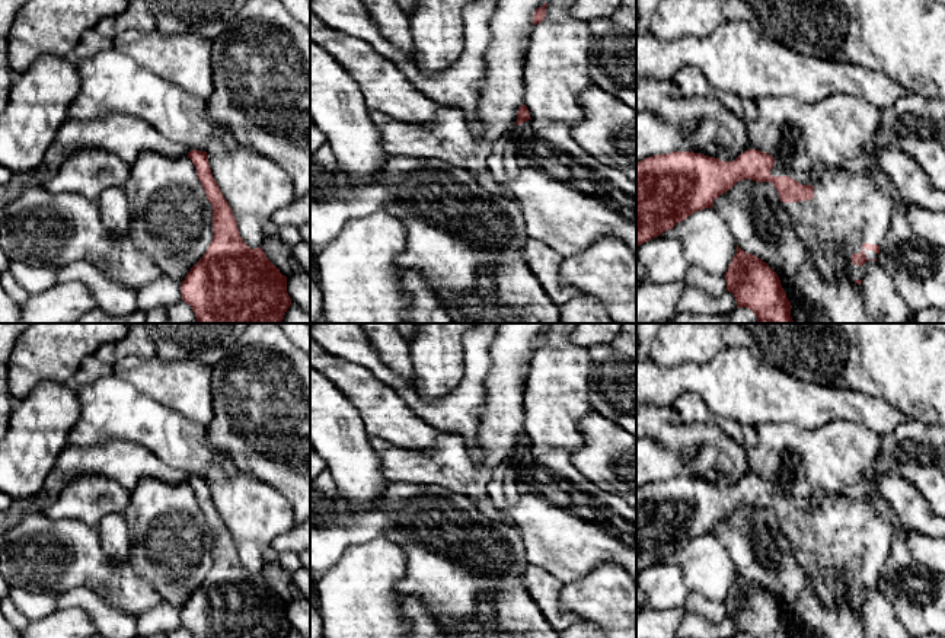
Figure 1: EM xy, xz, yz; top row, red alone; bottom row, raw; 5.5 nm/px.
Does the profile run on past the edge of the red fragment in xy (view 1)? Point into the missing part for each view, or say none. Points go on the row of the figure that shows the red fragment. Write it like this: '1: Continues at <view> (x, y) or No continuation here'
1: No continuation here

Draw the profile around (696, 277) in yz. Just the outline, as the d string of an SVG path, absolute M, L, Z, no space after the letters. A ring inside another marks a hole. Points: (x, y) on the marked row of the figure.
M697 265L687 267L686 283L689 287L708 293L709 296L716 296L727 290L727 281L724 275L715 275Z

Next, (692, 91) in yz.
M684 66L671 80L676 84L676 96L716 101L746 122L754 121L757 117L756 99L741 98L713 87L697 67Z

